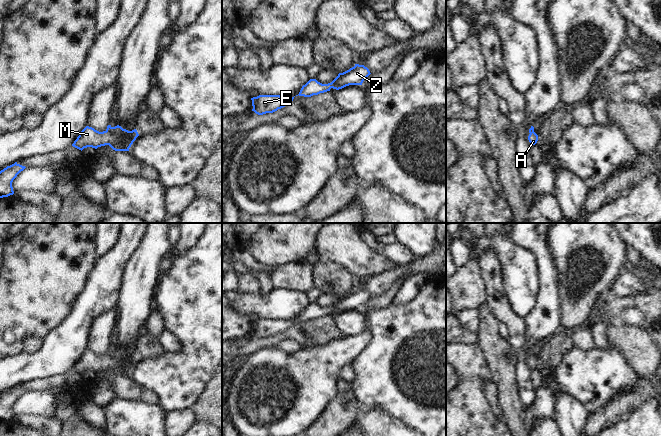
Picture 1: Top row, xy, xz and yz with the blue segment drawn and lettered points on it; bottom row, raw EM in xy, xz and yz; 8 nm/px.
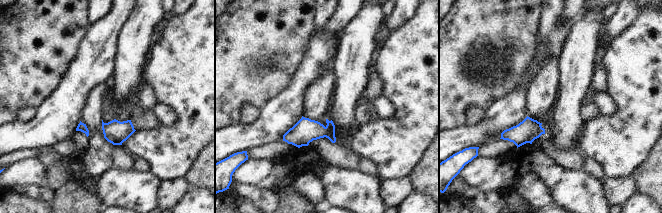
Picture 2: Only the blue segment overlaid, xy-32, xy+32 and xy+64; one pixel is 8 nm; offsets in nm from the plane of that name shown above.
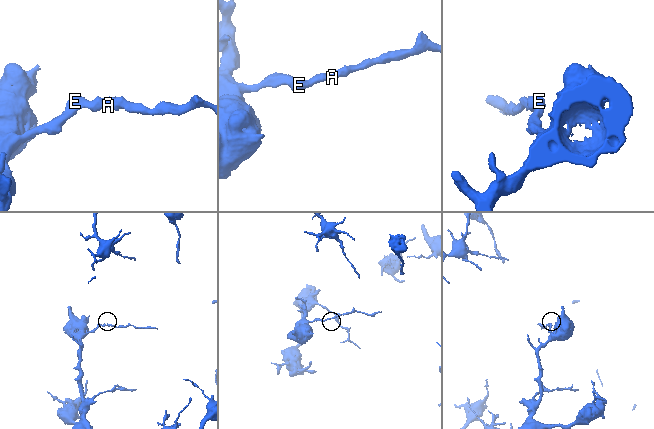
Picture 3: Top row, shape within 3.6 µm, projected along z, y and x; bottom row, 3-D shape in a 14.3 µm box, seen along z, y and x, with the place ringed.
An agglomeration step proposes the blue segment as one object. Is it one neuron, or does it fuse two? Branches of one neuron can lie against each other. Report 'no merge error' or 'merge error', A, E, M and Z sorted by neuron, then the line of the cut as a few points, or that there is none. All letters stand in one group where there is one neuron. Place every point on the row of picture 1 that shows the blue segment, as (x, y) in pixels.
no merge error | A E M Z | no cut

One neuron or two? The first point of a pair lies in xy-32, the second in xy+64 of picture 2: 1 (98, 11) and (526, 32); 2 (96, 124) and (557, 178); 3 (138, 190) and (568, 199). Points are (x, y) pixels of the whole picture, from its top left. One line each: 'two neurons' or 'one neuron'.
1: two neurons
2: two neurons
3: one neuron

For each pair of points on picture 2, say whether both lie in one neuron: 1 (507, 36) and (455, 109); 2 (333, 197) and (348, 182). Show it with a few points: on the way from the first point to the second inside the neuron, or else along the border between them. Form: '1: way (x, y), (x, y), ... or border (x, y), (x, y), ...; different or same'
1: way (492, 54), (482, 64), (482, 74), (465, 91); same
2: way (337, 193), (344, 186); same

